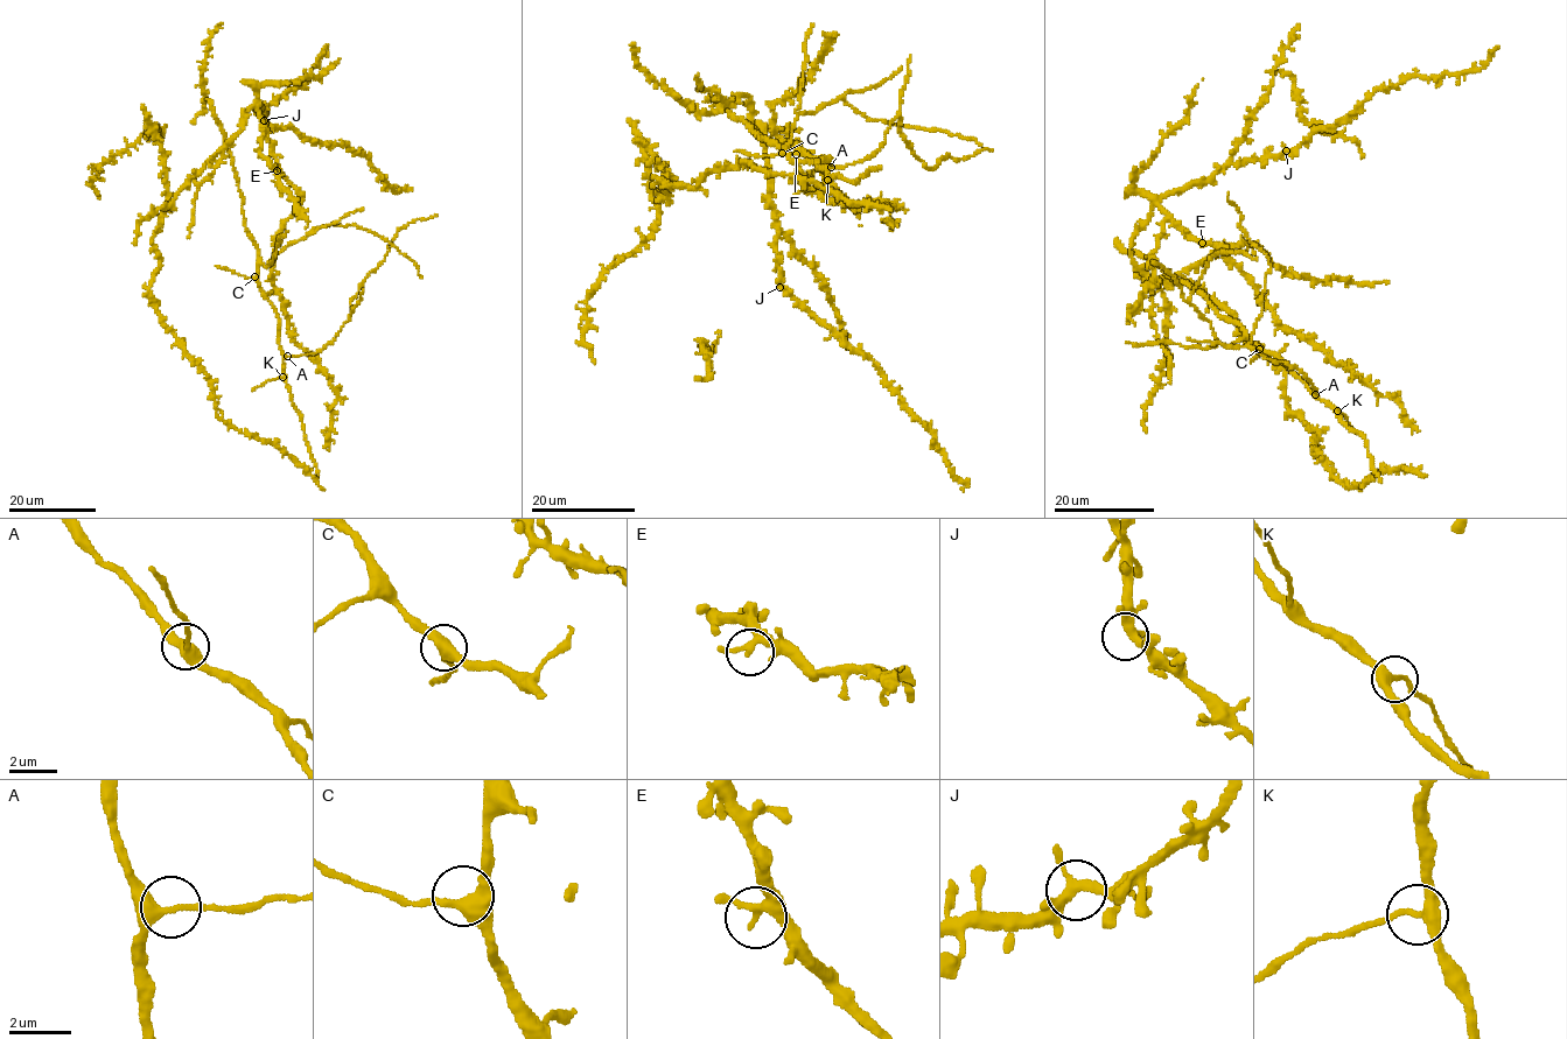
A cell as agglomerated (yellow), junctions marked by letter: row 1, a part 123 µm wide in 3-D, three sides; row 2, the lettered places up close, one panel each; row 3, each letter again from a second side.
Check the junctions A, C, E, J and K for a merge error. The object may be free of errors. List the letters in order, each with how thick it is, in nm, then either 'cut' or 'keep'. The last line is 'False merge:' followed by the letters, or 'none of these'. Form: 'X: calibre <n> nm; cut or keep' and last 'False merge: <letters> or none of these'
A: calibre 240 nm; keep
C: calibre 360 nm; keep
E: calibre 220 nm; keep
J: calibre 300 nm; keep
K: calibre 320 nm; keep
False merge: none of these

